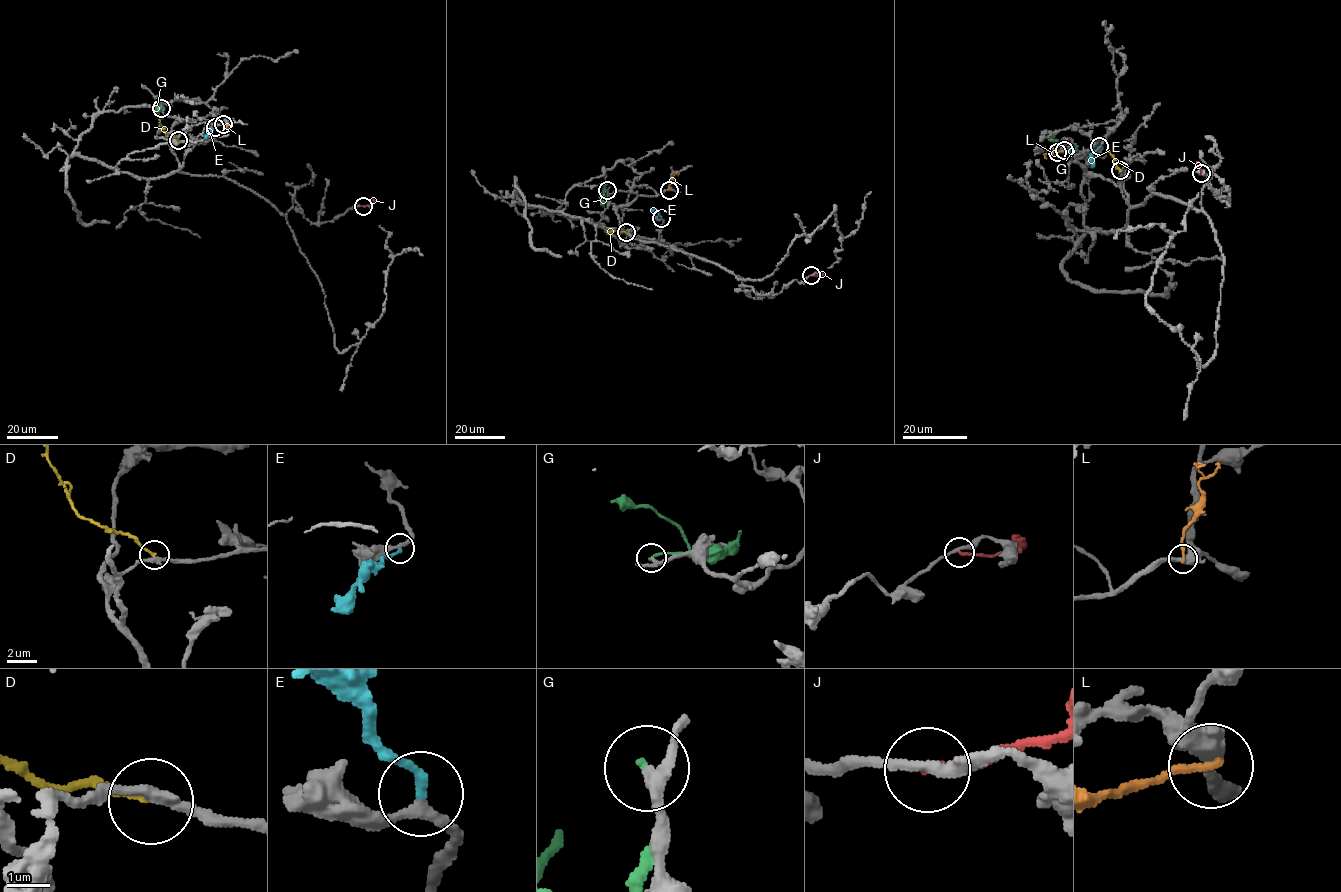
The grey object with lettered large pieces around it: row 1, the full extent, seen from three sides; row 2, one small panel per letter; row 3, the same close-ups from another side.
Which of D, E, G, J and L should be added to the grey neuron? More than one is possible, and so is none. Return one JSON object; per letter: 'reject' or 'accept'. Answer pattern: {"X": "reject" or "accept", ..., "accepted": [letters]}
{"D": "reject", "E": "accept", "G": "reject", "J": "reject", "L": "reject", "accepted": ["E"]}

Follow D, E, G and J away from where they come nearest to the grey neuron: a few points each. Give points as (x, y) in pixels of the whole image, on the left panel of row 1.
D: (178, 140), (164, 132), (157, 114)
E: (215, 126), (204, 138)
G: (161, 108), (155, 109), (154, 105), (158, 96)
J: (362, 206), (374, 199)

